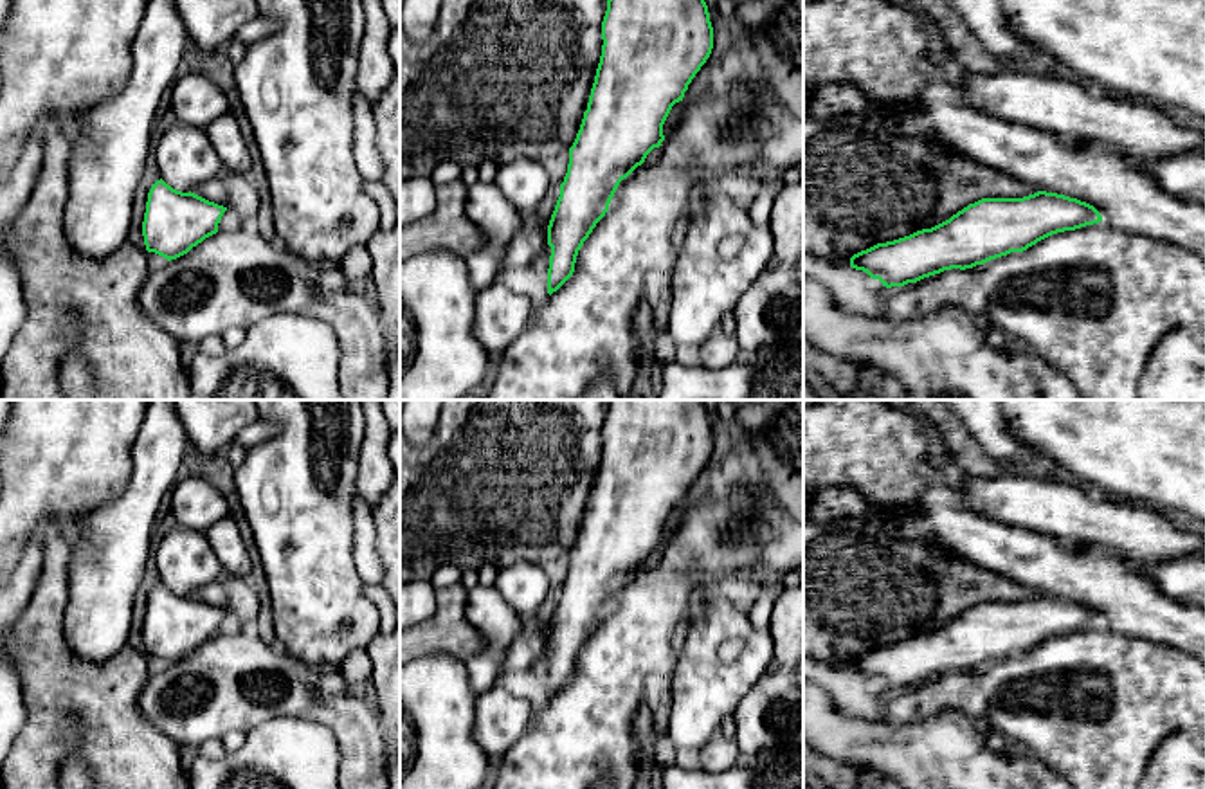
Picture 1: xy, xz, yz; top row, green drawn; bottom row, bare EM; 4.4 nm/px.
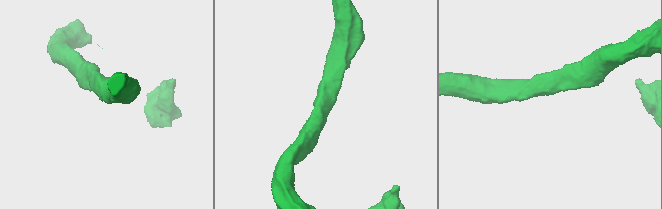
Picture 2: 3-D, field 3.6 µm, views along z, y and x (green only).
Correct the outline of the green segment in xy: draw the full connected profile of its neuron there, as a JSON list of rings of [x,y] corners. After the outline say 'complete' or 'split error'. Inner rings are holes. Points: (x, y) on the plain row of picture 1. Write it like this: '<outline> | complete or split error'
[[[160,582],[151,589],[146,605],[142,625],[146,654],[168,665],[177,663],[216,638],[225,614],[227,611],[191,594],[177,594]]] | complete

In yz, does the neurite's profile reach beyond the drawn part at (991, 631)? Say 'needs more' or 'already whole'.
already whole

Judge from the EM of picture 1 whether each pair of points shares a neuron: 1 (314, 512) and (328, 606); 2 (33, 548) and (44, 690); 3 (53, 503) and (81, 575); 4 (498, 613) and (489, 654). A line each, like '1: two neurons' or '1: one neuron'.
1: one neuron
2: two neurons
3: two neurons
4: one neuron

